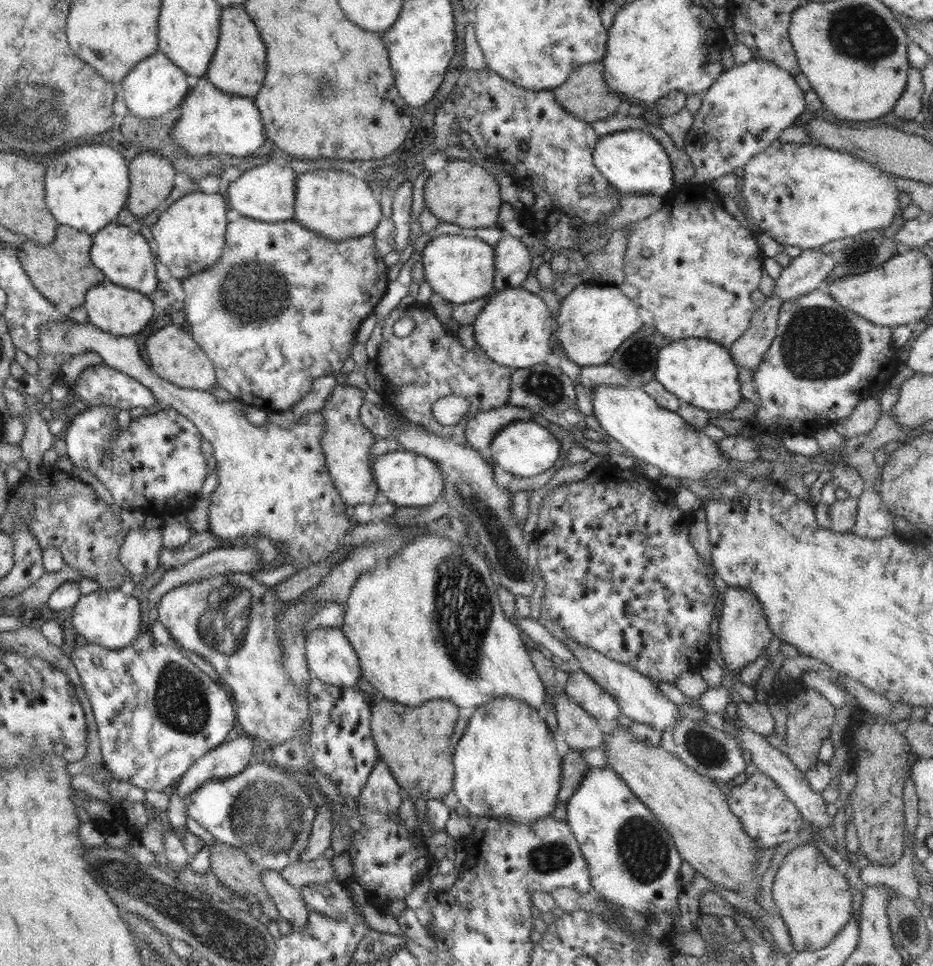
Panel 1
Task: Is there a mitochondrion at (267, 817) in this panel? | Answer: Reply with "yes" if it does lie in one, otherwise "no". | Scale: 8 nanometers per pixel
yes

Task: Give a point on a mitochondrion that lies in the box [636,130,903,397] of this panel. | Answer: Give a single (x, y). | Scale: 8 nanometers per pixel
(819, 343)

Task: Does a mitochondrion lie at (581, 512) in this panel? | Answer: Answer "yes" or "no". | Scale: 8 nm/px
no

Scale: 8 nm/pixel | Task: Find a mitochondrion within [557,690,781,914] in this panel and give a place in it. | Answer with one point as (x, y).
(642, 848)

